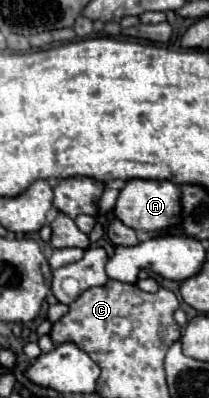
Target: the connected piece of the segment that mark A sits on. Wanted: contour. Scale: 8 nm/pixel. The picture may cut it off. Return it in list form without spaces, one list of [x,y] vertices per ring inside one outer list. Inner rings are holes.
[[[128,180],[120,190],[114,214],[126,226],[144,232],[160,232],[180,226],[182,204],[180,204],[180,186],[170,180]]]

